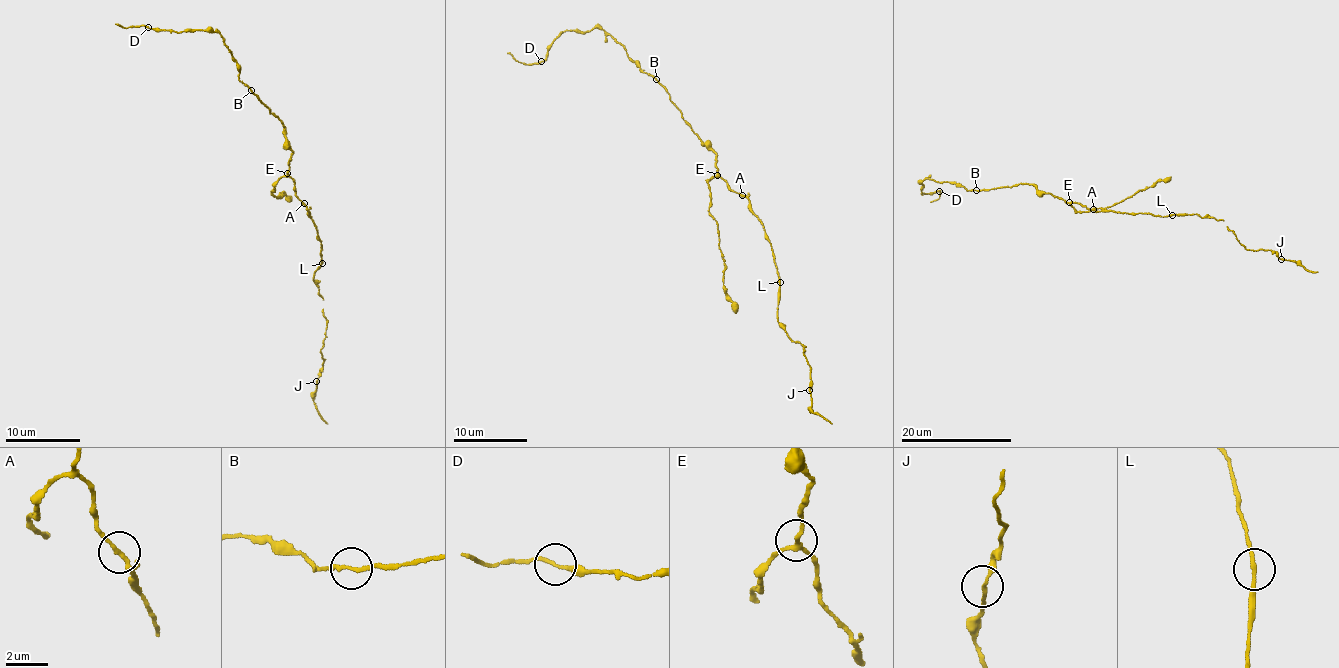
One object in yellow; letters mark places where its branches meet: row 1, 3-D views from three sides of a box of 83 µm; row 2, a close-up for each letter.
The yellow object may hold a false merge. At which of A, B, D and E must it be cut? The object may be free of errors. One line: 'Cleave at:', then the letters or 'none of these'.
Cleave at: none of these

